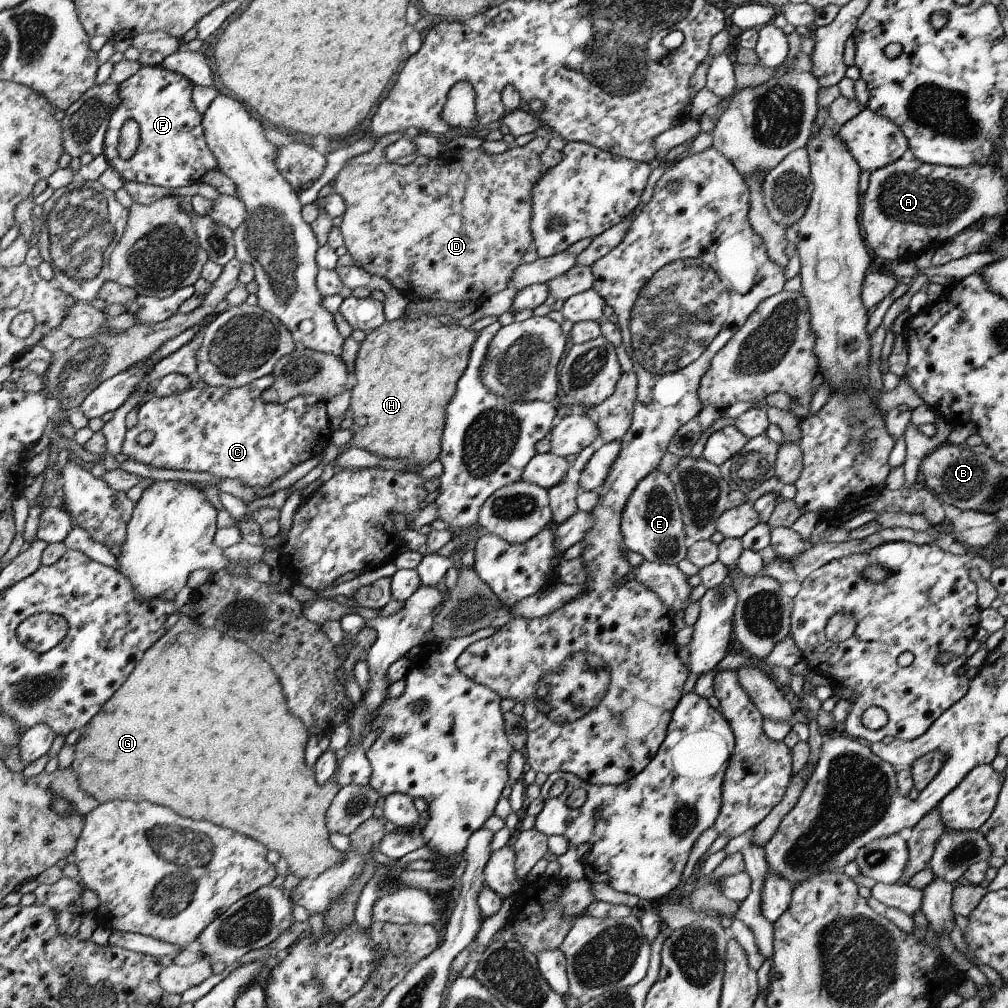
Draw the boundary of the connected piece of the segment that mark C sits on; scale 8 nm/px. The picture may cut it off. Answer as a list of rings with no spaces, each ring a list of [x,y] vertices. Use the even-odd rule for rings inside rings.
[[[264,375],[258,380],[231,389],[228,387],[190,387],[185,391],[167,397],[148,395],[137,408],[137,422],[127,429],[122,452],[129,460],[148,464],[156,468],[210,472],[219,479],[240,479],[246,486],[265,487],[292,470],[297,464],[318,456],[329,444],[330,422],[326,412],[326,401],[314,395],[300,395],[285,403],[269,403],[266,390],[275,384],[275,378]],[[150,430],[154,439],[147,446],[141,446],[136,436]]]

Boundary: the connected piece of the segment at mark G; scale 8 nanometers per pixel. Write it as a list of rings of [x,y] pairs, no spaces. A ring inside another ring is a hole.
[[[180,614],[176,625],[147,650],[143,660],[135,666],[134,672],[127,678],[127,682],[86,725],[86,730],[79,730],[80,737],[75,743],[73,763],[70,767],[77,775],[80,774],[80,778],[84,778],[86,782],[92,782],[92,786],[100,786],[100,790],[88,790],[88,794],[92,794],[94,798],[110,800],[110,798],[120,796],[120,800],[123,801],[150,800],[150,802],[168,806],[188,818],[210,820],[220,826],[228,826],[230,830],[240,830],[240,834],[259,840],[265,847],[268,847],[268,850],[279,852],[282,858],[286,858],[289,870],[295,877],[315,879],[345,858],[345,852],[338,851],[328,841],[330,832],[327,830],[326,816],[331,802],[335,800],[341,789],[341,784],[336,780],[336,776],[340,772],[339,768],[343,758],[348,754],[348,750],[362,743],[364,735],[368,733],[364,726],[367,719],[367,706],[362,700],[350,711],[346,720],[351,730],[350,739],[345,747],[335,752],[336,762],[338,762],[336,772],[332,774],[327,783],[320,785],[316,782],[315,771],[307,765],[306,761],[306,746],[310,740],[307,725],[291,713],[291,710],[286,706],[286,698],[283,693],[283,685],[275,674],[274,666],[270,660],[266,662],[264,656],[258,654],[254,649],[250,650],[247,642],[236,640],[236,638],[221,633],[216,627],[205,627],[191,617]],[[94,778],[100,778],[100,782],[94,784]]]

